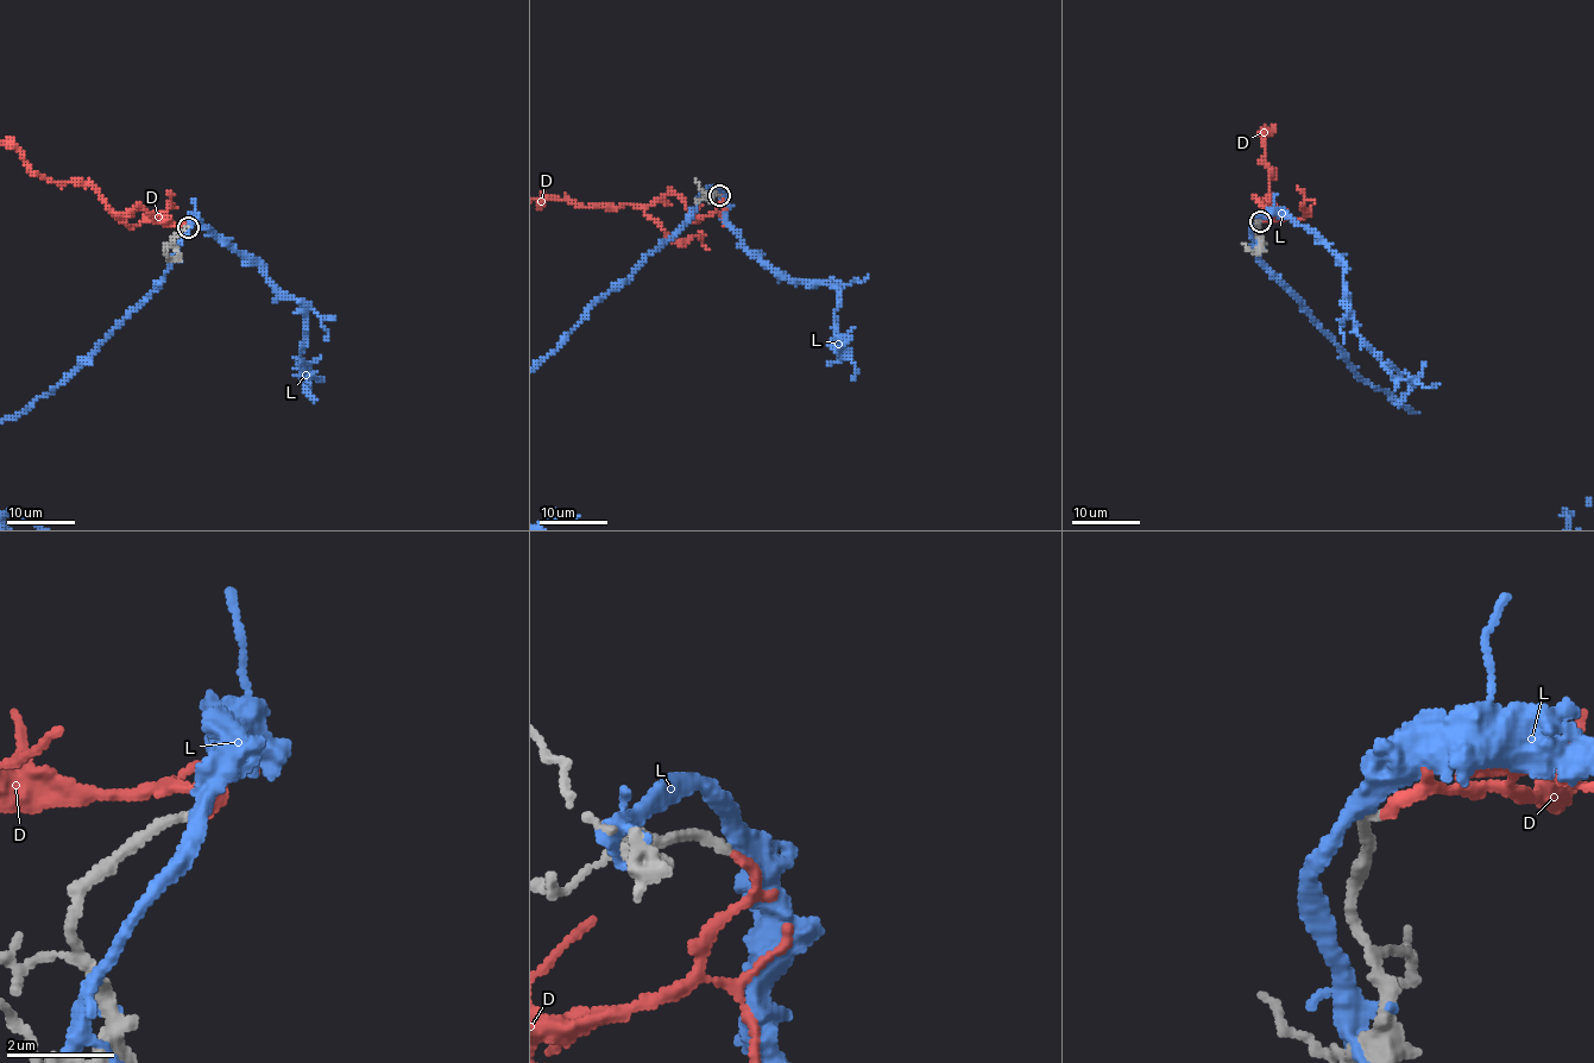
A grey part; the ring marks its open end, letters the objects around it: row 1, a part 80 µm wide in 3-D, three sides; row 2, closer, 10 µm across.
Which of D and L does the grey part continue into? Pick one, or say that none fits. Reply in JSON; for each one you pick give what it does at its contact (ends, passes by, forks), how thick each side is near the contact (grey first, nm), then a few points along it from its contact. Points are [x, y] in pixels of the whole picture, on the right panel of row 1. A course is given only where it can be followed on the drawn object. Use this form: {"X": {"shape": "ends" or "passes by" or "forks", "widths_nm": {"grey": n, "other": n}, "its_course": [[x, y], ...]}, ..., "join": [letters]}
{"D": {"shape": "passes by", "widths_nm": {"grey": 180, "other": 140}}, "join": ["D"]}

